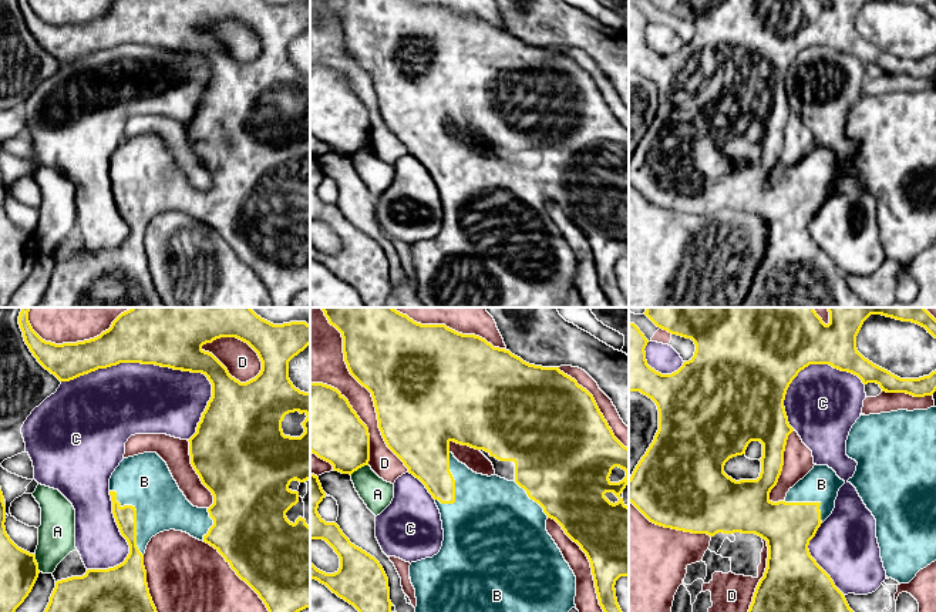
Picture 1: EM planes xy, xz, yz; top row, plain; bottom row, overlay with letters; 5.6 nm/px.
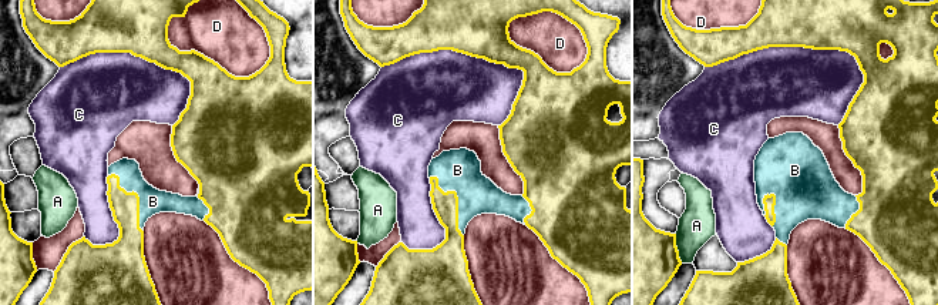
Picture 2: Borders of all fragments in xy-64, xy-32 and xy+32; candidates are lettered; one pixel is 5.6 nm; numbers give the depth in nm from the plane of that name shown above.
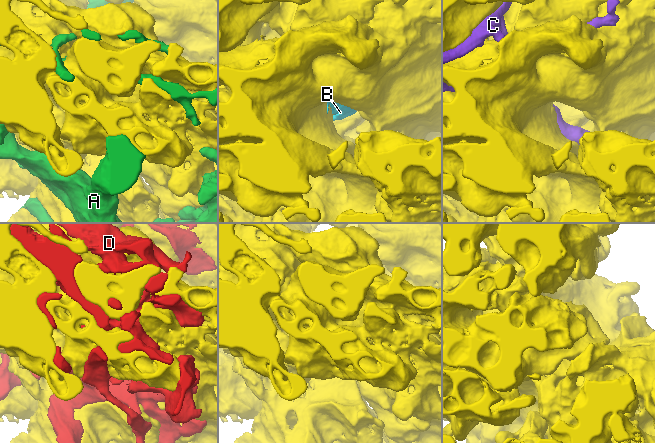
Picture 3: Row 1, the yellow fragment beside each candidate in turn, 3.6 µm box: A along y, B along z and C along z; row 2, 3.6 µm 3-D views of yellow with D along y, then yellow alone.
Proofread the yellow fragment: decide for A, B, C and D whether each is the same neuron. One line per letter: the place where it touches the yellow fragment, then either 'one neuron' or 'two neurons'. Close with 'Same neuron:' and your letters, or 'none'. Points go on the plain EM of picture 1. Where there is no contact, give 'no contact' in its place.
A: meets yellow in xy at (36, 244); two neurons
B: meets yellow in xy at (135, 198); one neuron
C: meets yellow in xy at (144, 44); two neurons
D: meets yellow in xz at (371, 77); two neurons
Same neuron: B

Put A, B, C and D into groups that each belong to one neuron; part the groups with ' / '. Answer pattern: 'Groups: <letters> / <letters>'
Groups: A / B / C / D

